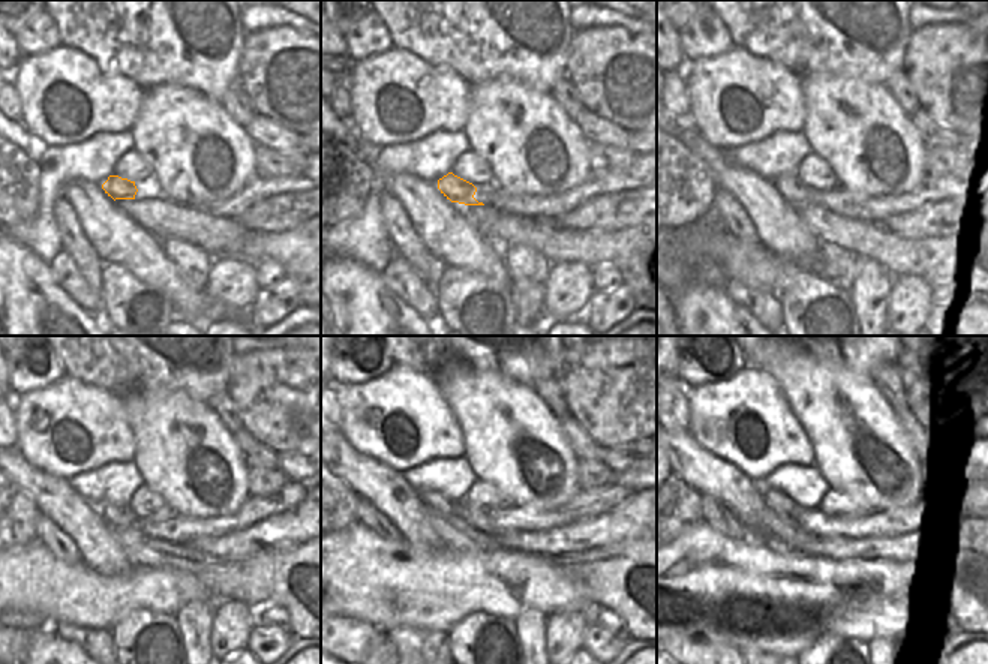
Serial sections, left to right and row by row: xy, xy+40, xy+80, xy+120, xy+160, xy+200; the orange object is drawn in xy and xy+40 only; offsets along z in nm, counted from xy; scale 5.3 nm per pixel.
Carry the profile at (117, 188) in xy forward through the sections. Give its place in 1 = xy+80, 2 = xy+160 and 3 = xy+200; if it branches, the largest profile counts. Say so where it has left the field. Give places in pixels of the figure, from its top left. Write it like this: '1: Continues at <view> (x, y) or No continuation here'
1: Continues at xy+80 (795, 191)
2: Continues at xy+160 (443, 505)
3: Continues at xy+200 (775, 498)

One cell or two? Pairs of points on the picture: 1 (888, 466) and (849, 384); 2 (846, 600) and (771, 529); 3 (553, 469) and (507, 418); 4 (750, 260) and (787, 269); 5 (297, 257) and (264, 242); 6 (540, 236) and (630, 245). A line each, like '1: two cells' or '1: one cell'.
1: one cell
2: two cells
3: one cell
4: one cell
5: one cell
6: one cell

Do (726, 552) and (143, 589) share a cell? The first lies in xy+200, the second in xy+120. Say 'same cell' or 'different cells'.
same cell

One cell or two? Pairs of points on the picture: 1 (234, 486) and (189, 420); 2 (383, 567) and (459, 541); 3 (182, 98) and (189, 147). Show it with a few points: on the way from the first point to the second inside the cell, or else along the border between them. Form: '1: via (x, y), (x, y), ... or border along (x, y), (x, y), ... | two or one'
1: via (231, 469), (228, 462), (200, 436) | one
2: border along (444, 543), (461, 552), (482, 553) | two
3: via (182, 110), (186, 135) | one

